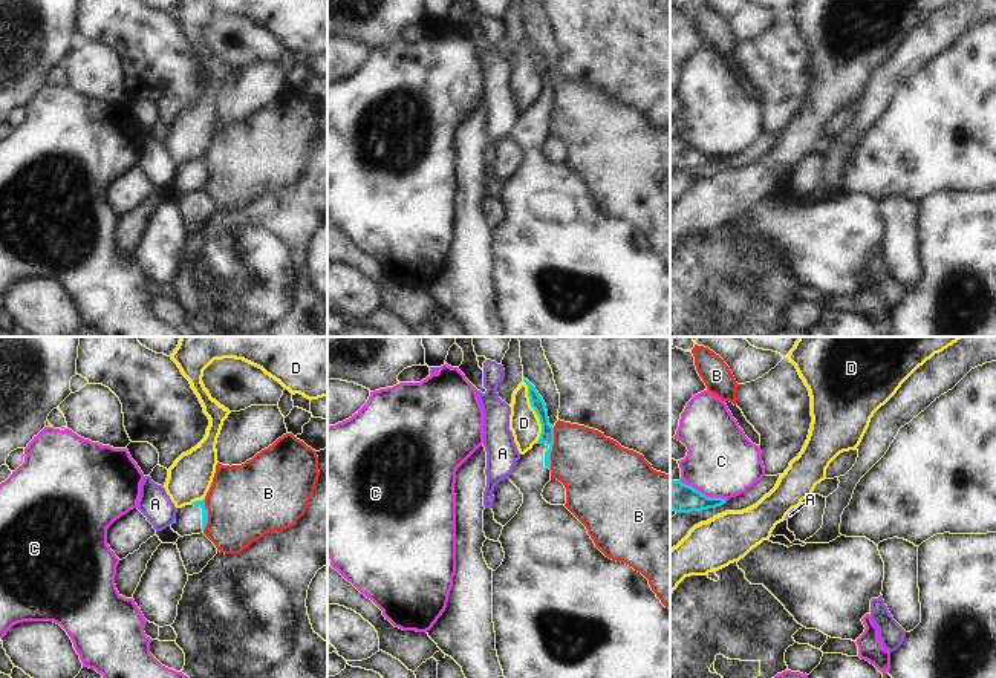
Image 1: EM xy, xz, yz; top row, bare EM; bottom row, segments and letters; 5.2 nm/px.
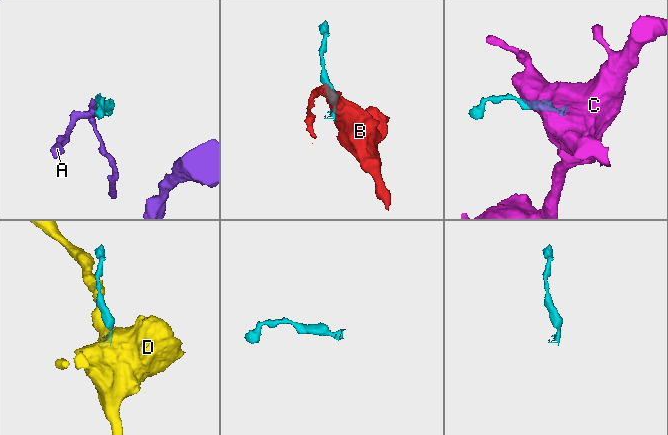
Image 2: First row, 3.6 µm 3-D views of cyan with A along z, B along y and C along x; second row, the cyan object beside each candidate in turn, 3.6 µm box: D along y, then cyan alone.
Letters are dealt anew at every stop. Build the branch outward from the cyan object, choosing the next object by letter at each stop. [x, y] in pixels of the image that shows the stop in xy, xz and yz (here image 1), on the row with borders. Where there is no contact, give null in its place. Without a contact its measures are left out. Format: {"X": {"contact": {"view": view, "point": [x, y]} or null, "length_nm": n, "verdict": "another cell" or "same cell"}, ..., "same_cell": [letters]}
{"A": {"contact": {"view": "xy", "point": [175, 521]}, "length_nm": 40, "verdict": "another cell"}, "B": {"contact": {"view": "xz", "point": [551, 449]}, "length_nm": 220, "verdict": "another cell"}, "C": {"contact": {"view": "yz", "point": [704, 495]}, "length_nm": 280, "verdict": "another cell"}, "D": {"contact": {"view": "xz", "point": [536, 412]}, "length_nm": 340, "verdict": "another cell"}, "same_cell": []}

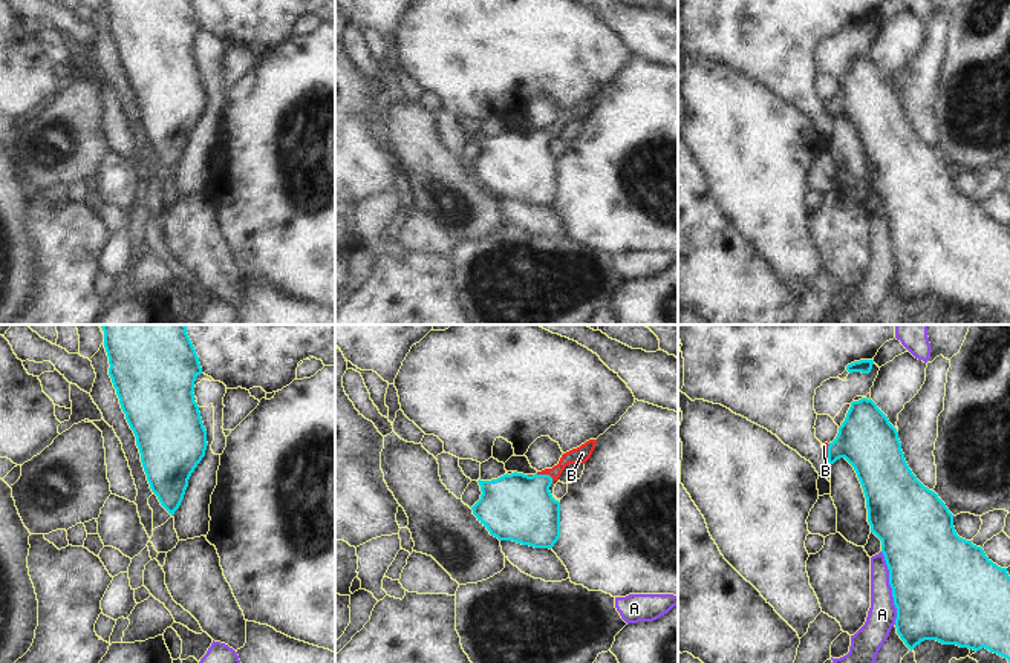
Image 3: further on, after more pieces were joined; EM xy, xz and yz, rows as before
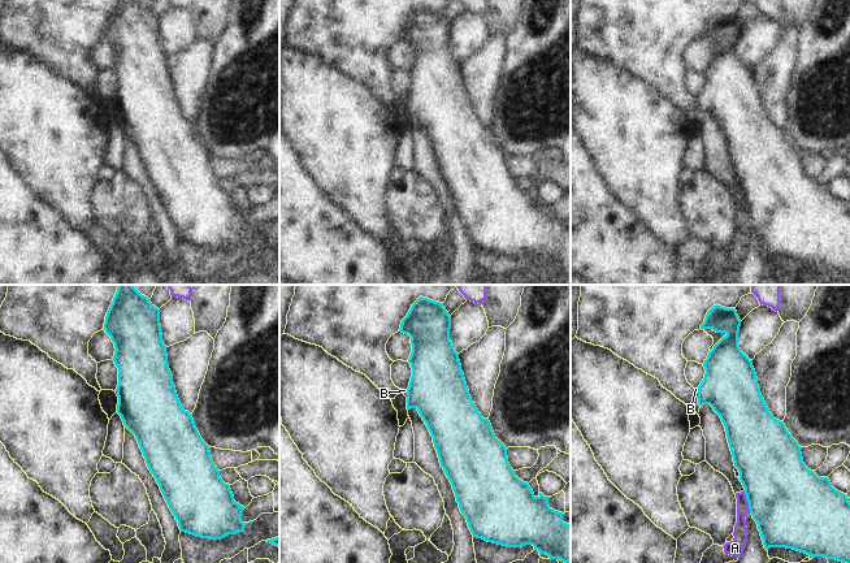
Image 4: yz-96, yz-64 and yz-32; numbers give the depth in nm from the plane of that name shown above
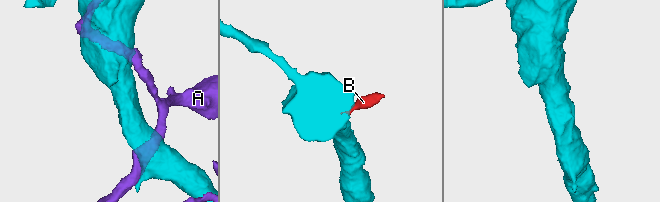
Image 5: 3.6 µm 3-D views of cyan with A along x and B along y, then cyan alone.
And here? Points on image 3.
{"A": {"contact": {"view": "yz", "point": [891, 587]}, "length_nm": 400, "verdict": "another cell"}, "B": {"contact": {"view": "xz", "point": [545, 475]}, "length_nm": 100, "verdict": "same cell"}, "same_cell": ["B"]}

